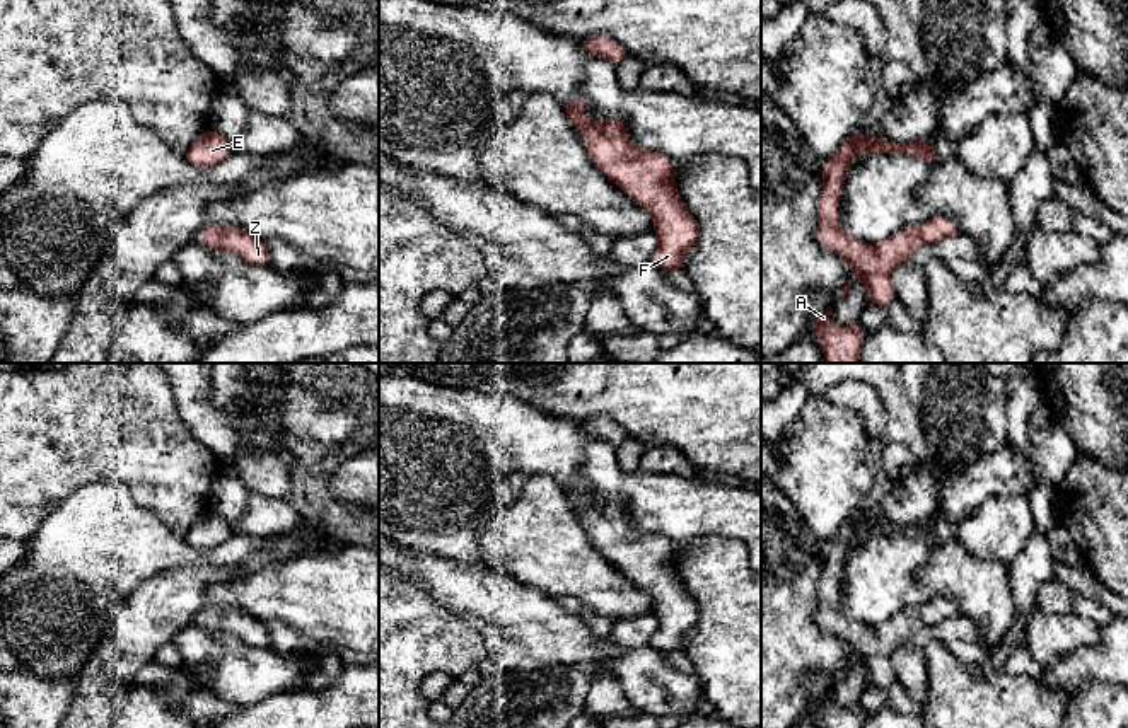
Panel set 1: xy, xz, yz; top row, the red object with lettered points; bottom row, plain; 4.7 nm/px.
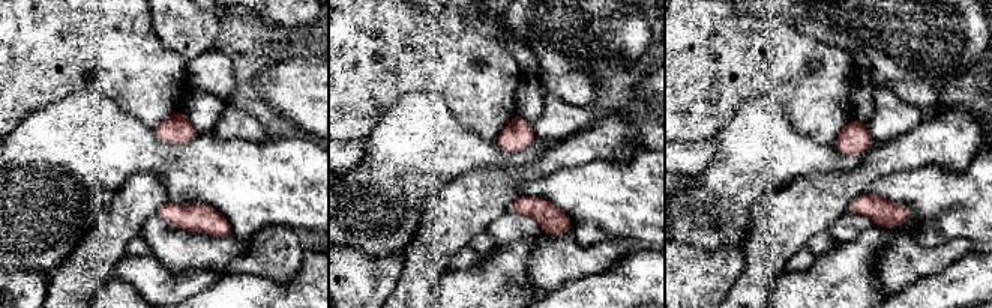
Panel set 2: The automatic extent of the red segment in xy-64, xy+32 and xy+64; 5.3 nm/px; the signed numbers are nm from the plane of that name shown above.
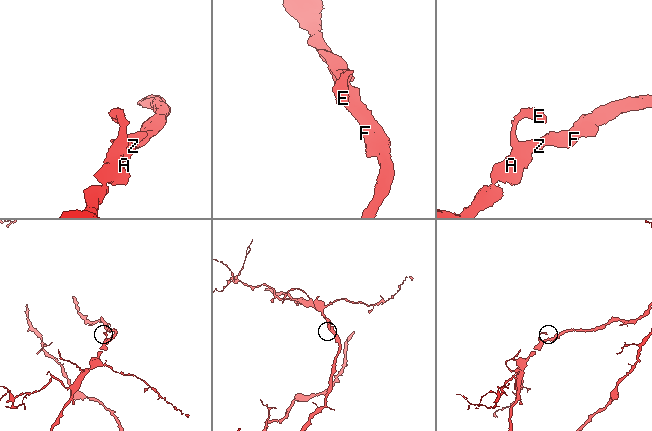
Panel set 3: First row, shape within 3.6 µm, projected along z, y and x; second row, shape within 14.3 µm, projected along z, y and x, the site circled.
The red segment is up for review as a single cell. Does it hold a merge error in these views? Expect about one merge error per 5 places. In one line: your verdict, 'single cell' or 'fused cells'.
single cell

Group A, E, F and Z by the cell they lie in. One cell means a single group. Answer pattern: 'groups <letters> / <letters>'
groups A E F Z

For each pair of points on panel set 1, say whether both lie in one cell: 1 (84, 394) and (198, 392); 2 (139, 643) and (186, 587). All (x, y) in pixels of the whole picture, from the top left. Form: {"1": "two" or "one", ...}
{"1": "two", "2": "one"}

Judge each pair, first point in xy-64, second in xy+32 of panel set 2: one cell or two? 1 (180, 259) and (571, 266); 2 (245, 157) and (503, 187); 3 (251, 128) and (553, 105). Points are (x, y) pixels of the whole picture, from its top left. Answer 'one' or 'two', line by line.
1: one
2: two
3: one

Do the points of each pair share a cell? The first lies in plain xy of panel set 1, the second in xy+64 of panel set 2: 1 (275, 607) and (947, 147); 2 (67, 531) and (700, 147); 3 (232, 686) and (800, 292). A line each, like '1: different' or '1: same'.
1: different
2: different
3: different

